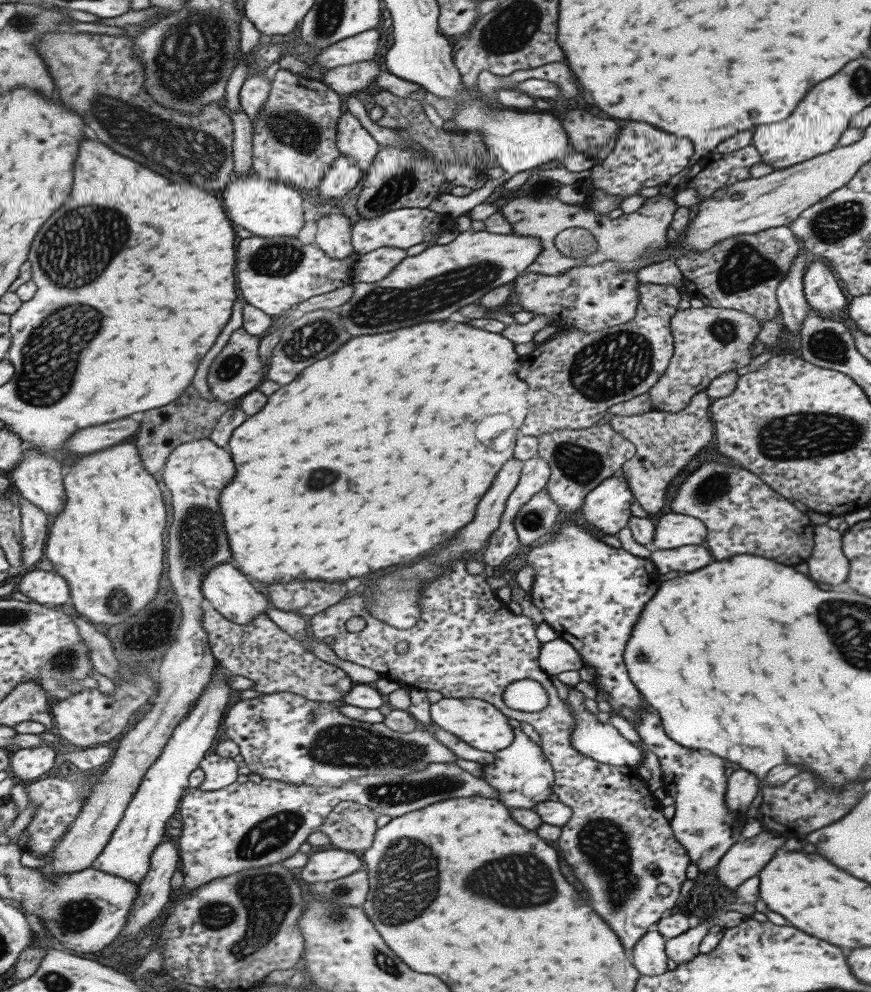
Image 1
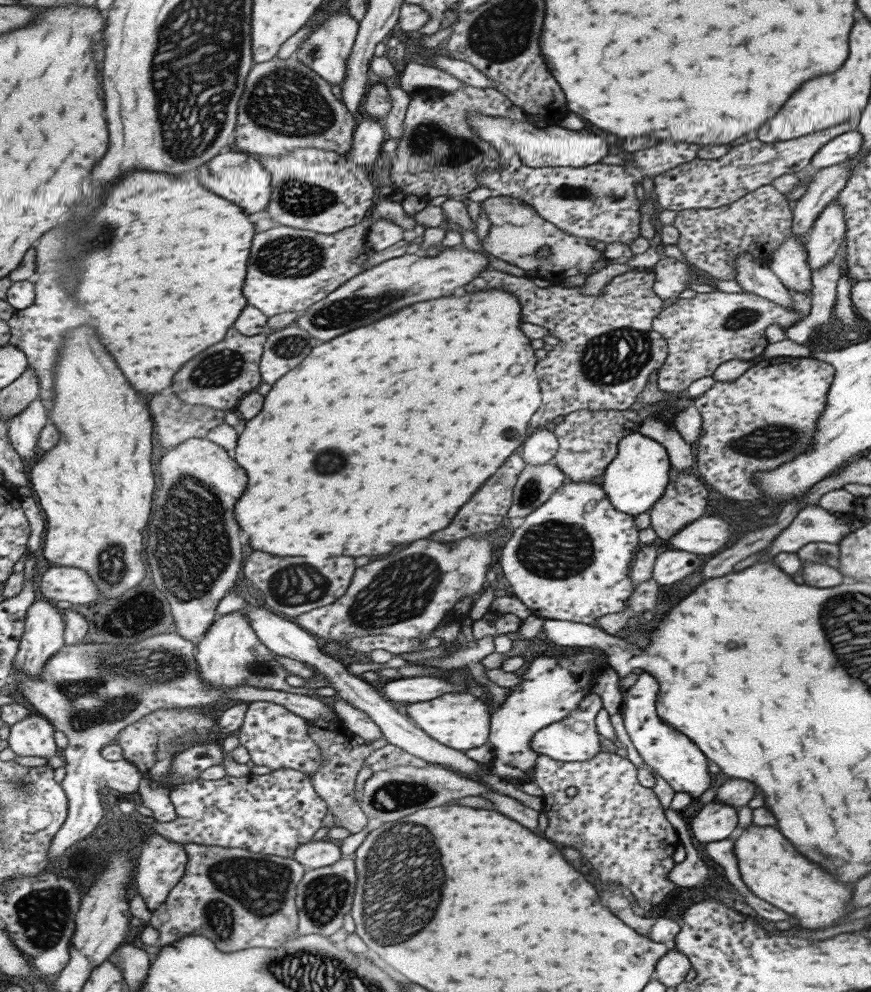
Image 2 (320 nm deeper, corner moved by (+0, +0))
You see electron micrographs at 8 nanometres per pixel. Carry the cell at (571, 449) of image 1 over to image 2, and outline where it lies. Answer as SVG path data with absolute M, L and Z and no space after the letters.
M634 407L625 410L573 411L558 419L551 426L558 448L553 456L553 464L567 481L587 482L601 476L609 462L617 456L617 442L623 436L639 432L637 426L642 418Z

